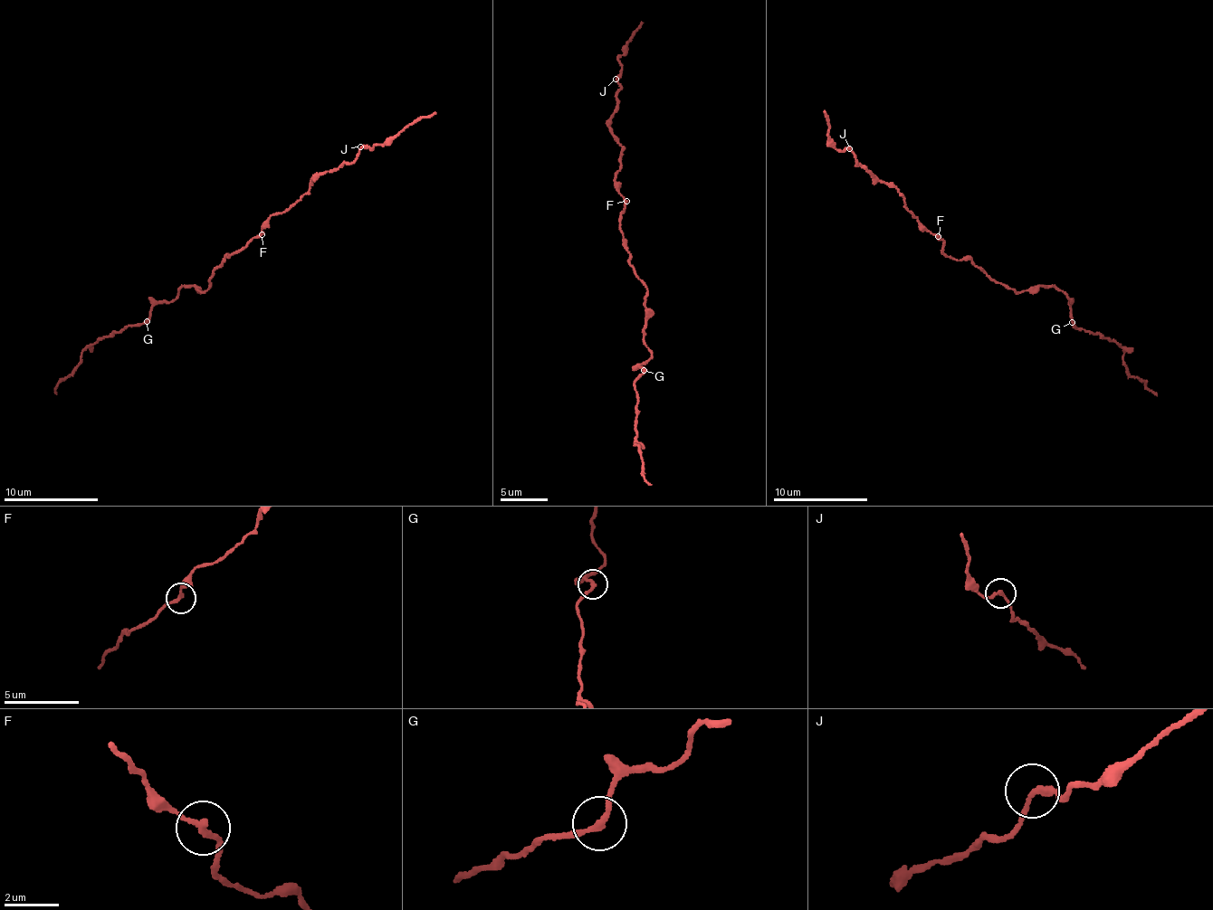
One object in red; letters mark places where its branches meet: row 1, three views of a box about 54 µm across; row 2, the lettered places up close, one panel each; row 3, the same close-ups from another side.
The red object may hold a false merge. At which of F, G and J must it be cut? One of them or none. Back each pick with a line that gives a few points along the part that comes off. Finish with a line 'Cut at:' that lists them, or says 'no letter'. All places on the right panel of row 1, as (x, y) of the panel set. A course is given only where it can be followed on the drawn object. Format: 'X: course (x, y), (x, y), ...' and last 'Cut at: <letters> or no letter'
Cut at: no letter

